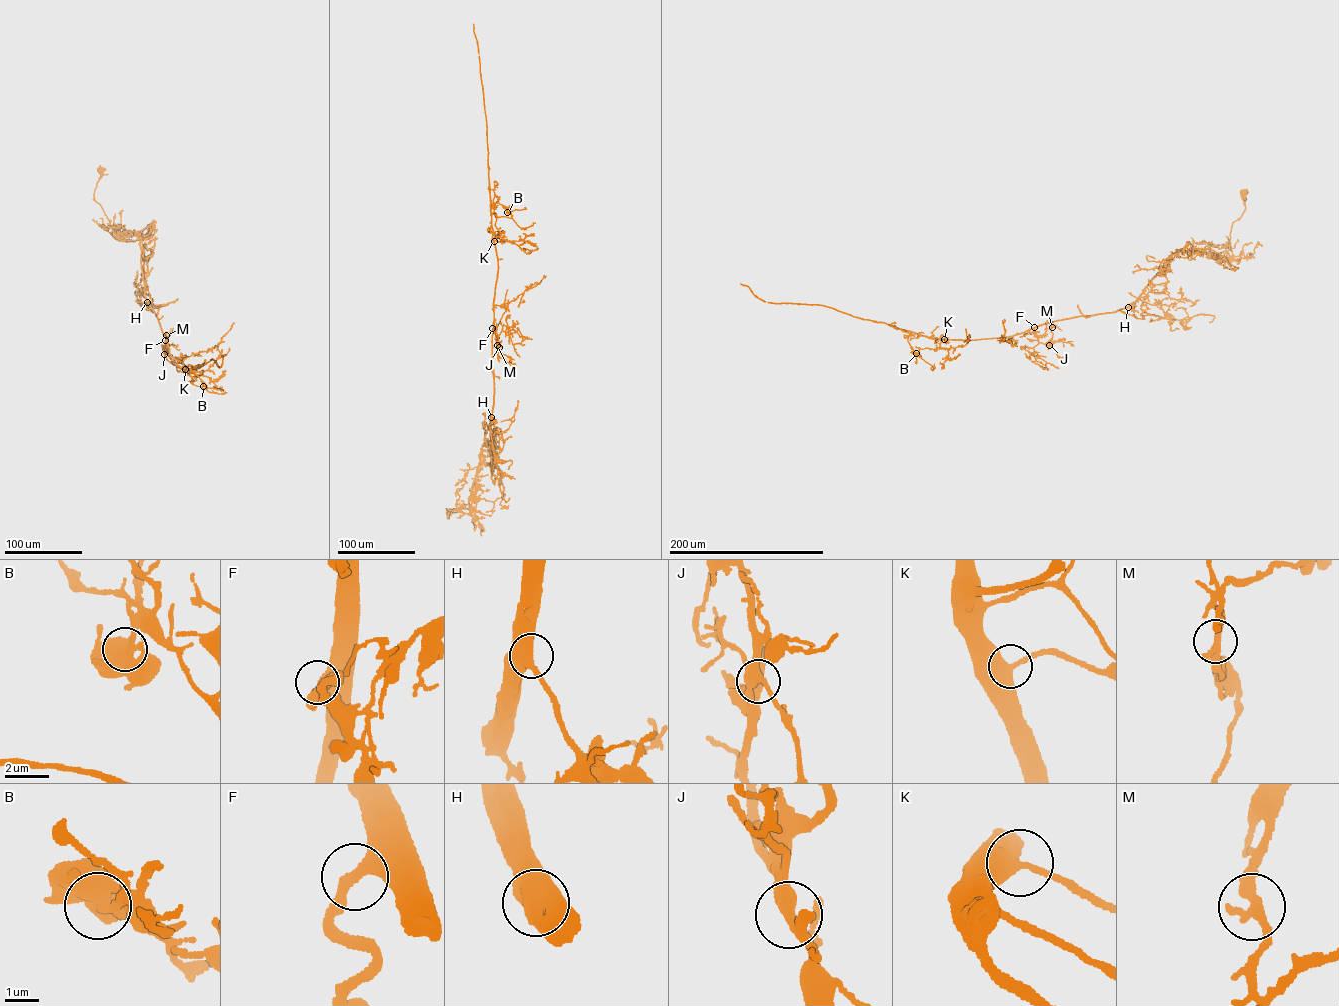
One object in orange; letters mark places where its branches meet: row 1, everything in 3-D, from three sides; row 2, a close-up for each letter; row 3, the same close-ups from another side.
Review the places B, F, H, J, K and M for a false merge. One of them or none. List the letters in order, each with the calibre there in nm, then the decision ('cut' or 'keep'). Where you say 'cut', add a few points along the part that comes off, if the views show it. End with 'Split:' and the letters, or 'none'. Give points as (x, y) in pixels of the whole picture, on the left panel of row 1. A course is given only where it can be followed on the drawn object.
B: 500 nm | keep
F: 360 nm | keep
H: 500 nm | keep
J: 360 nm | keep
K: 480 nm | keep
M: 280 nm | keep
Split: none

